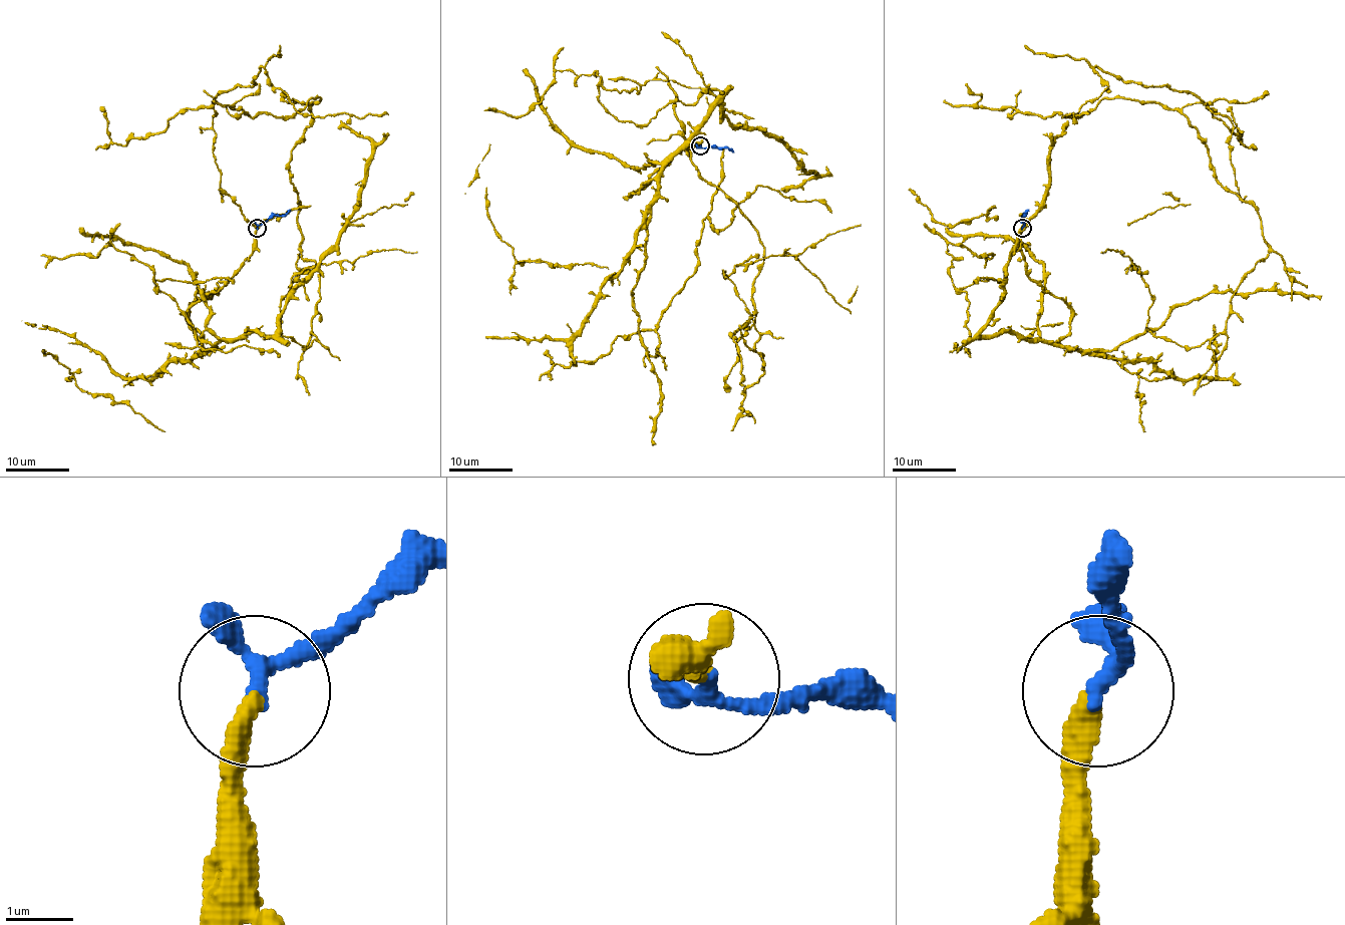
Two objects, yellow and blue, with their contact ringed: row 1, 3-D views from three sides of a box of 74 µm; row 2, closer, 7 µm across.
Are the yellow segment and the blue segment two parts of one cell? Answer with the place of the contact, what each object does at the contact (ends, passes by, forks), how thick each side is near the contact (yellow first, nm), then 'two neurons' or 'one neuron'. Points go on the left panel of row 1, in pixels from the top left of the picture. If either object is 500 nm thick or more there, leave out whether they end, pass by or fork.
(257, 228) | yellow ends | blue passes by | 320/200 nm | one neuron

